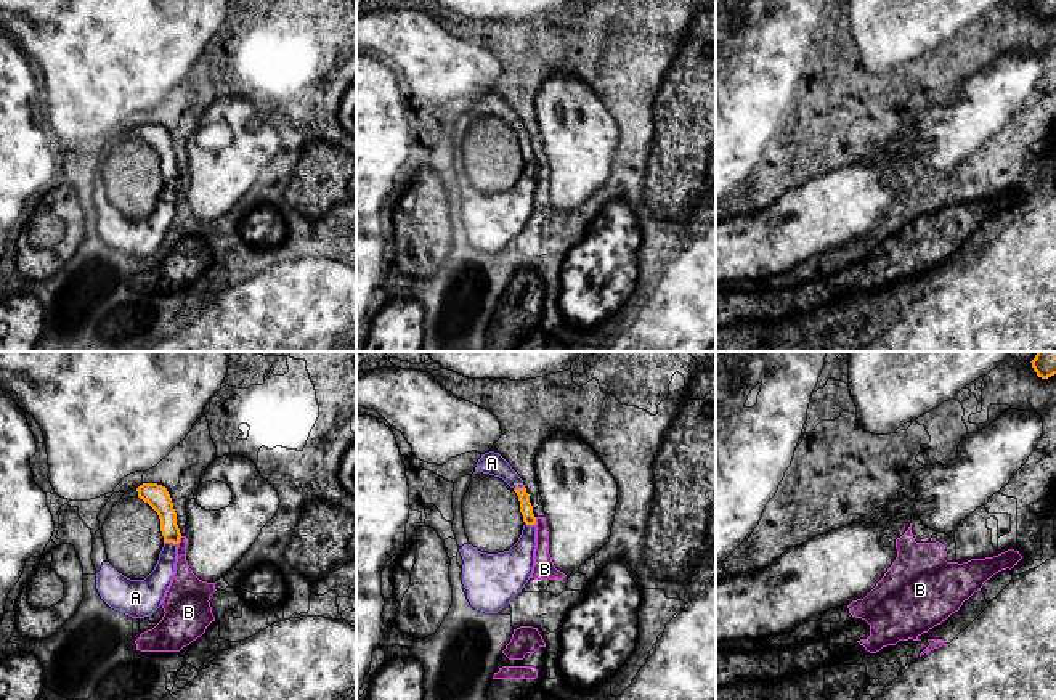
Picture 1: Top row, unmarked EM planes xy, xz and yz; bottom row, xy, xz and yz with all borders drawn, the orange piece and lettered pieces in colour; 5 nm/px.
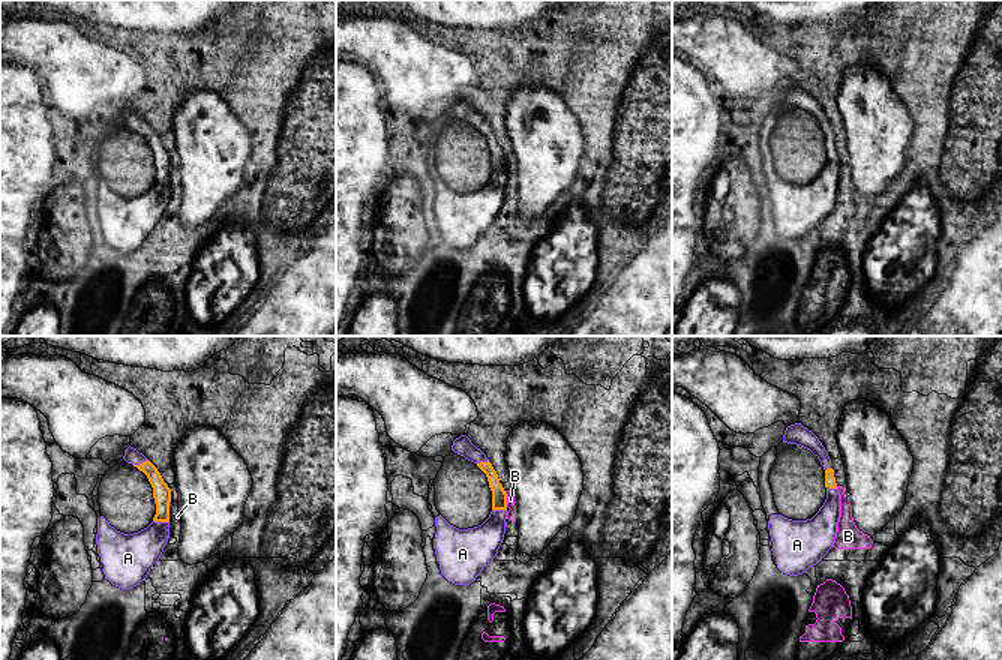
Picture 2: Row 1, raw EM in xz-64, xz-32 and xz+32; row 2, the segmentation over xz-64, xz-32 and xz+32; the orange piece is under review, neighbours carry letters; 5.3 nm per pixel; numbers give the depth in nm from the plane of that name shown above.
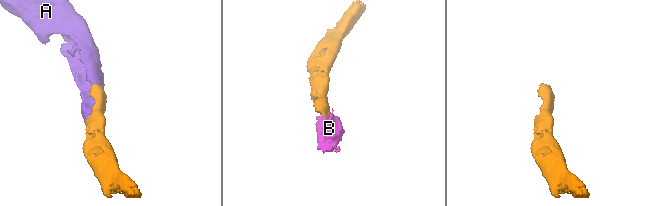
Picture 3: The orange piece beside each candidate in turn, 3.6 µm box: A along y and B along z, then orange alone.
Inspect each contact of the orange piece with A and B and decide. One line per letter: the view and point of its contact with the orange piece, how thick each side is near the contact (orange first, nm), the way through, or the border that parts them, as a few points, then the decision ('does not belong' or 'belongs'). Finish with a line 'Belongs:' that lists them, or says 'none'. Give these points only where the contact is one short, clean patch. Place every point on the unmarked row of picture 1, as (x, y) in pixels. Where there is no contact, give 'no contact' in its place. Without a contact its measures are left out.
A: meets orange in xy at (170, 182); 120 nm thick on the orange side, 140 nm on the other; belongs
B: meets orange in xy at (178, 182); 120 nm thick on the orange side, 170 nm on the other; border along xy (182, 177), (177, 185); does not belong
Belongs: A

